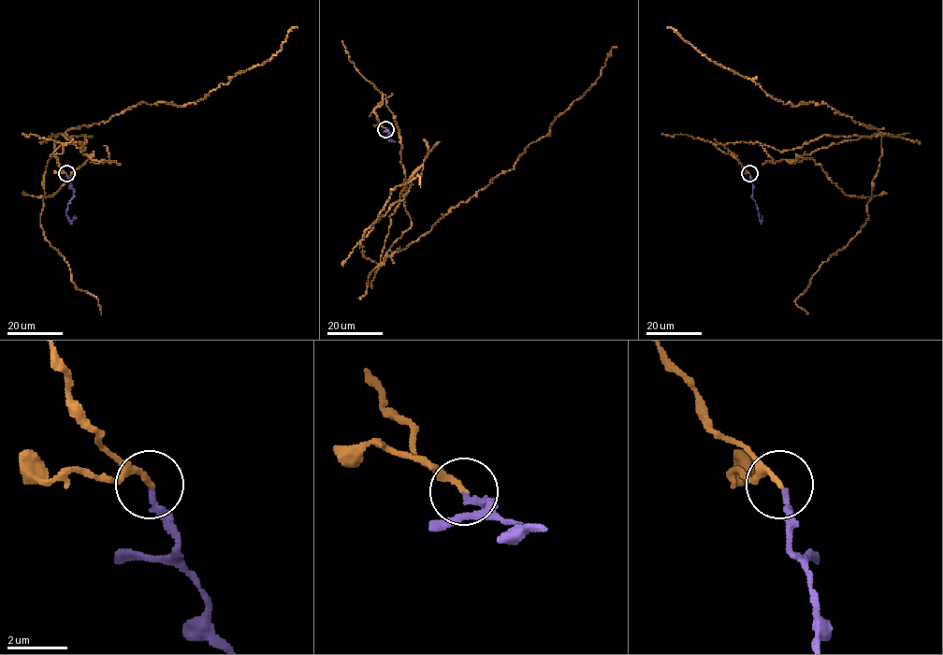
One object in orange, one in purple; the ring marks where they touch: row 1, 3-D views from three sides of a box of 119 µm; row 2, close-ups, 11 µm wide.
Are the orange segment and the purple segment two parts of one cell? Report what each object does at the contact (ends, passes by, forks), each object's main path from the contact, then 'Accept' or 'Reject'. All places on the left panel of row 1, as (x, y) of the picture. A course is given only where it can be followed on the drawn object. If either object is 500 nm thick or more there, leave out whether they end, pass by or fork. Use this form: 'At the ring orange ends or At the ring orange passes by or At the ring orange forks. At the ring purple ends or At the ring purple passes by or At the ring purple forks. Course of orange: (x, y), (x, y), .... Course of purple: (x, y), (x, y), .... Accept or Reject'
At the ring orange passes by. At the ring purple ends. Course of orange: (65, 173), (54, 155), (92, 137), (68, 130), (142, 101), (195, 104), (297, 27). Course of purple: (65, 173), (74, 191), (66, 215), (71, 221), (75, 216). Reject

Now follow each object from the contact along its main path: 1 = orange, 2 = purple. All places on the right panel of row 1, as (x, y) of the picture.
1: (749, 173), (715, 144), (759, 142), (783, 152), (824, 135), (883, 134), (822, 101), (775, 99), (667, 27)
2: (749, 173), (752, 197), (761, 221), (762, 216)

